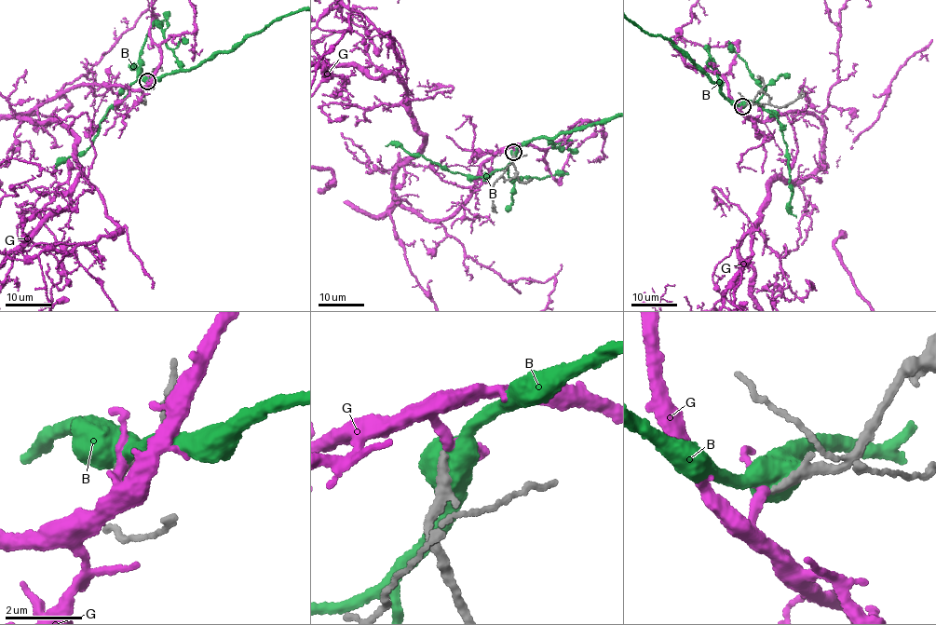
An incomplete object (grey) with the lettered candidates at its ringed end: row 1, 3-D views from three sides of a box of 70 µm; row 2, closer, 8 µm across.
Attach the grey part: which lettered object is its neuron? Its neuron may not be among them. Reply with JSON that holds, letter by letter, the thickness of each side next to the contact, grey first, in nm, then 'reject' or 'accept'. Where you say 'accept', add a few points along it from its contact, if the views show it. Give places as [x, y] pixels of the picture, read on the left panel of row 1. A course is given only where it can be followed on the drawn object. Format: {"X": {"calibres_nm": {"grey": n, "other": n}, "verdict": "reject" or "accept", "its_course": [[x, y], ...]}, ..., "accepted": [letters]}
{"B": {"calibres_nm": {"grey": 280, "other": 550}, "verdict": "reject"}, "G": {"calibres_nm": {"grey": 200, "other": 190}, "verdict": "accept"}, "accepted": ["G"]}

